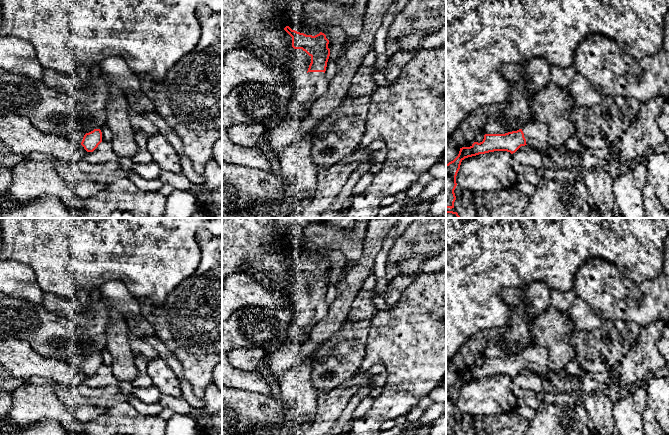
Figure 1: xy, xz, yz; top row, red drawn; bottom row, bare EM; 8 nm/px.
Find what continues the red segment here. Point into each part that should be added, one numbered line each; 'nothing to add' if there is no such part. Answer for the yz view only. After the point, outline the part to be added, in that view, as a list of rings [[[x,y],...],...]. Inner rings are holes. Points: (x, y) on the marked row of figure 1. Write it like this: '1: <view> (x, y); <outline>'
1: yz (536, 134); [[[530,122],[522,128],[527,146],[538,151],[542,156],[548,156],[553,147],[549,144],[549,129],[546,124]]]

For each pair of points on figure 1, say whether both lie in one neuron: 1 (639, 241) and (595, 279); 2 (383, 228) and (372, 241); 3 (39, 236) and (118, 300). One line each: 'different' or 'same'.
1: different
2: same
3: different

